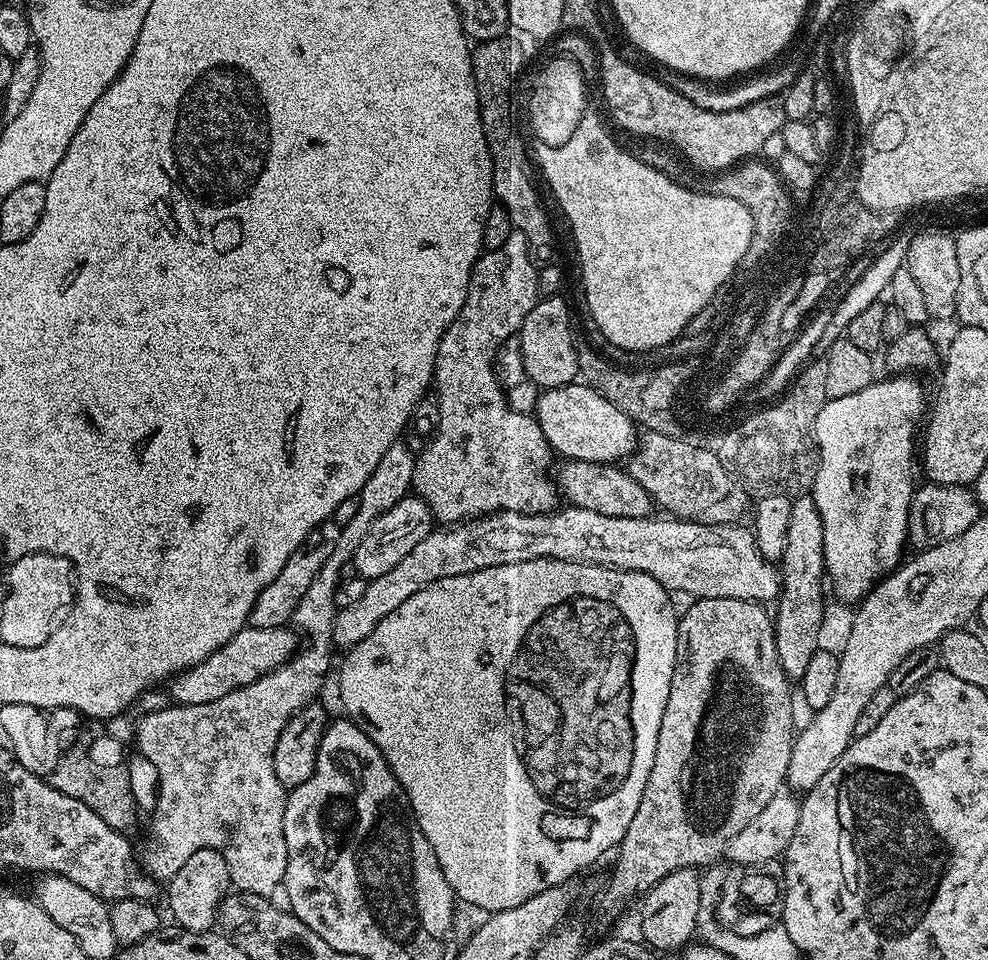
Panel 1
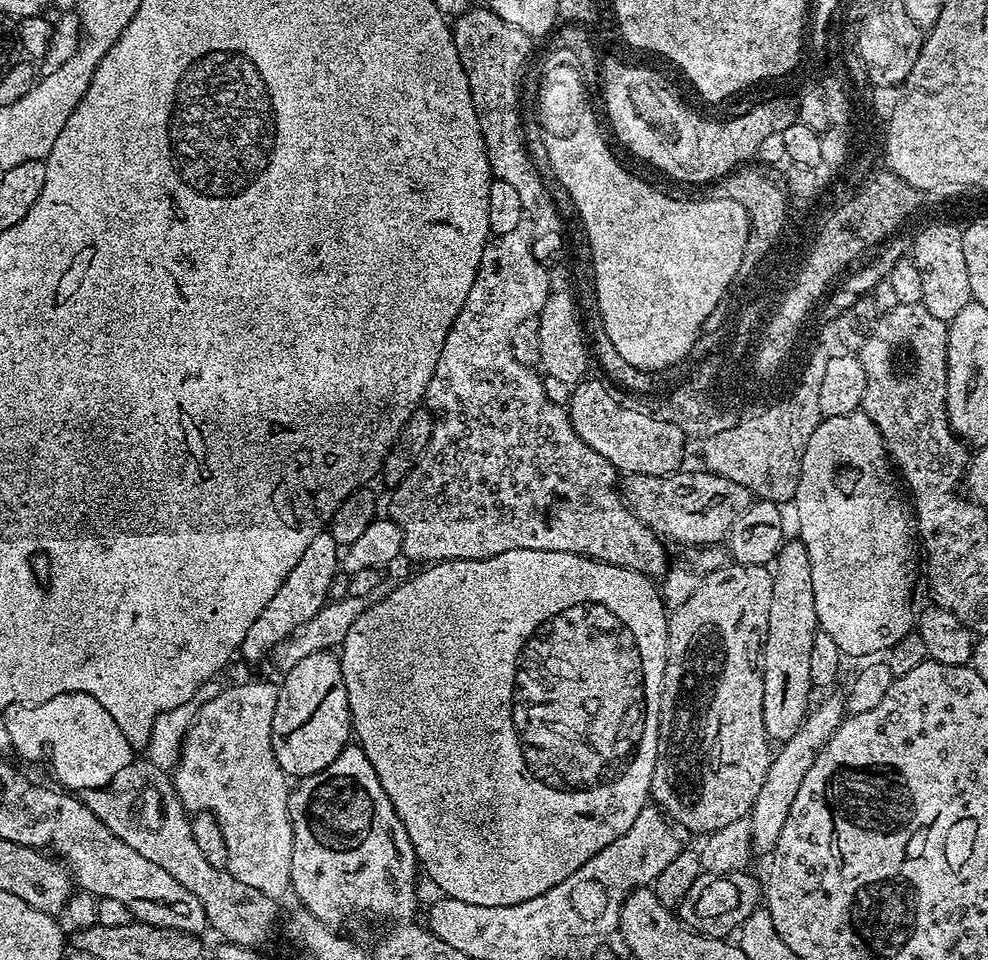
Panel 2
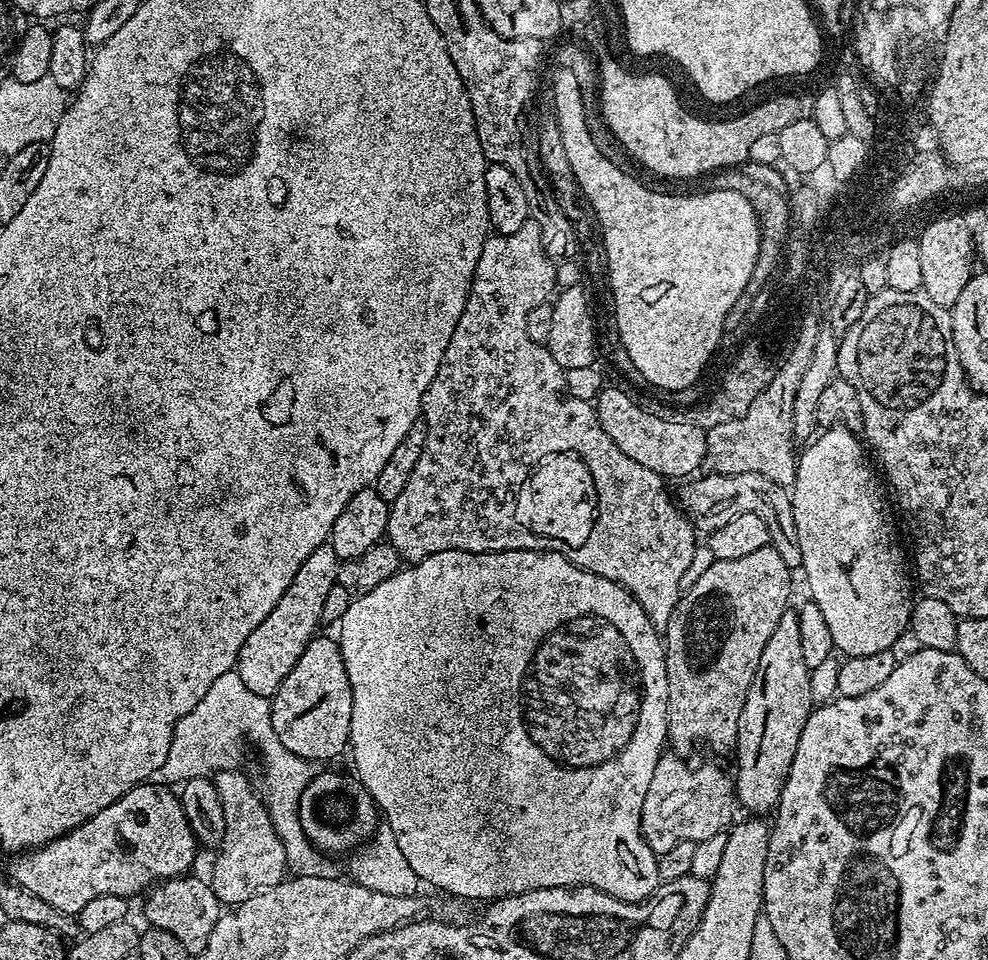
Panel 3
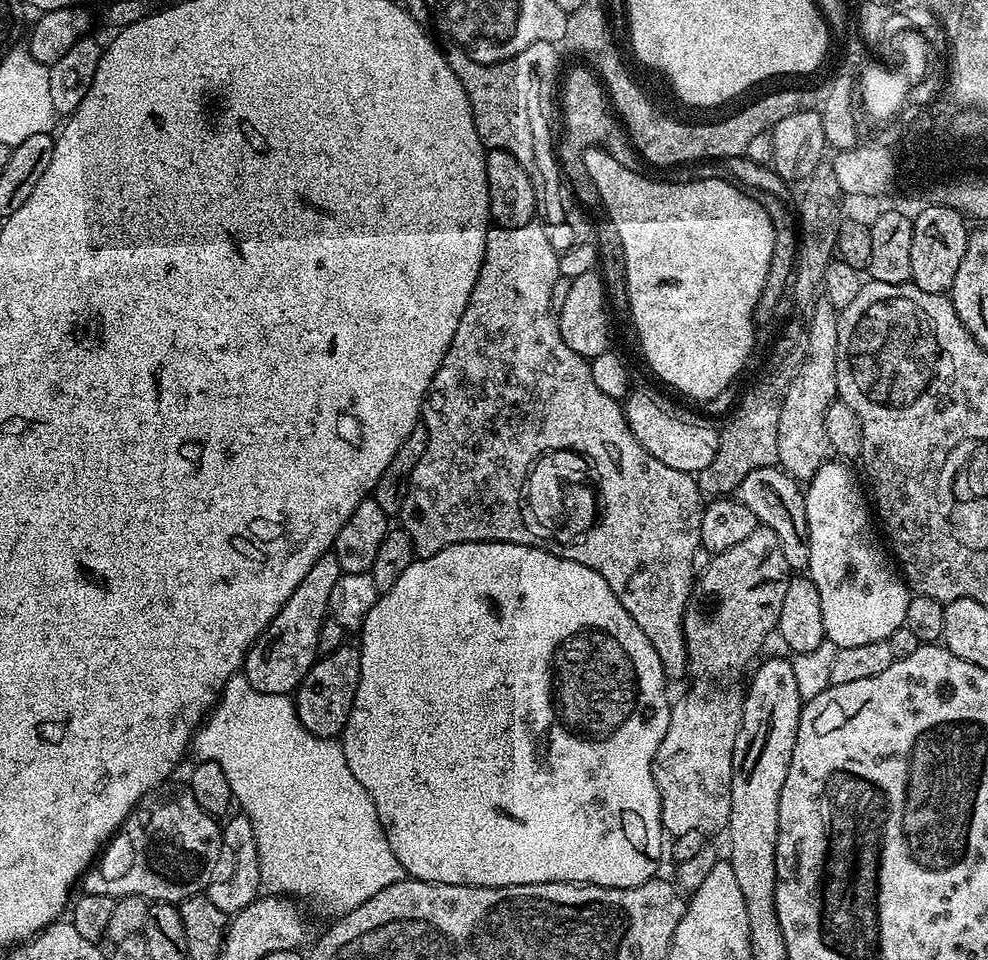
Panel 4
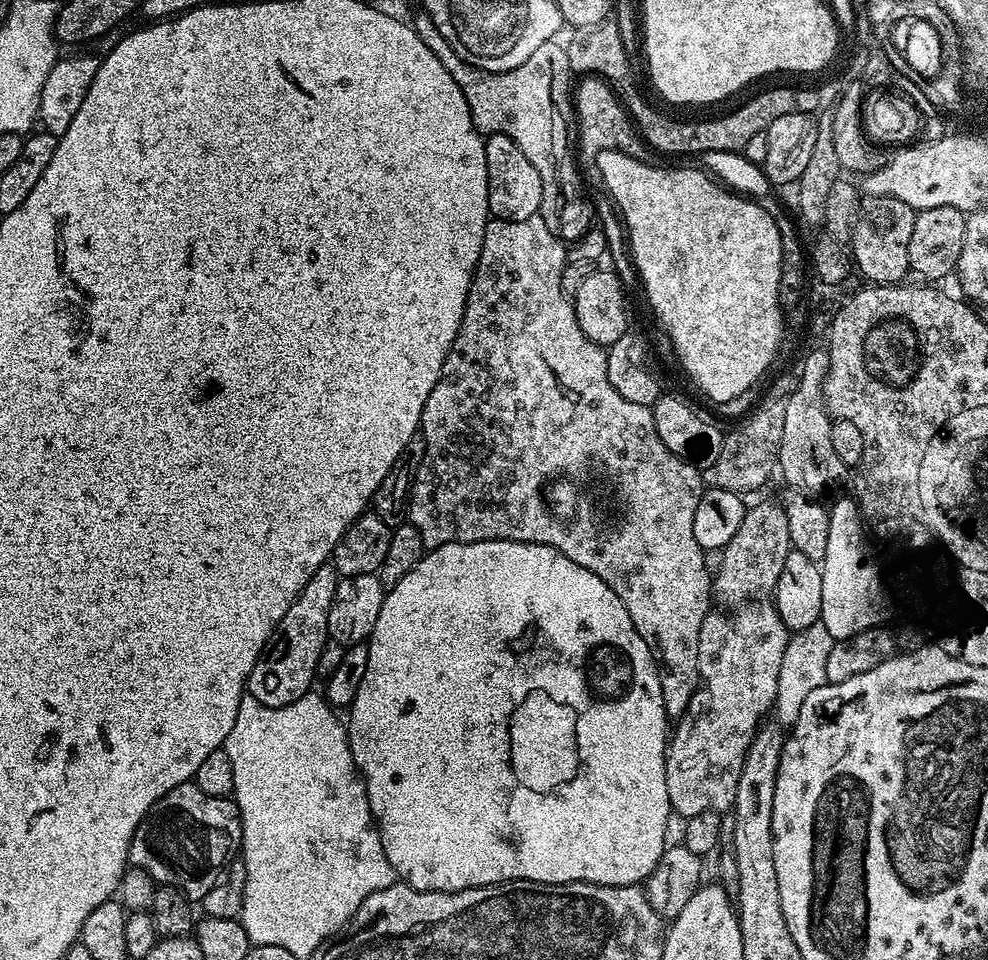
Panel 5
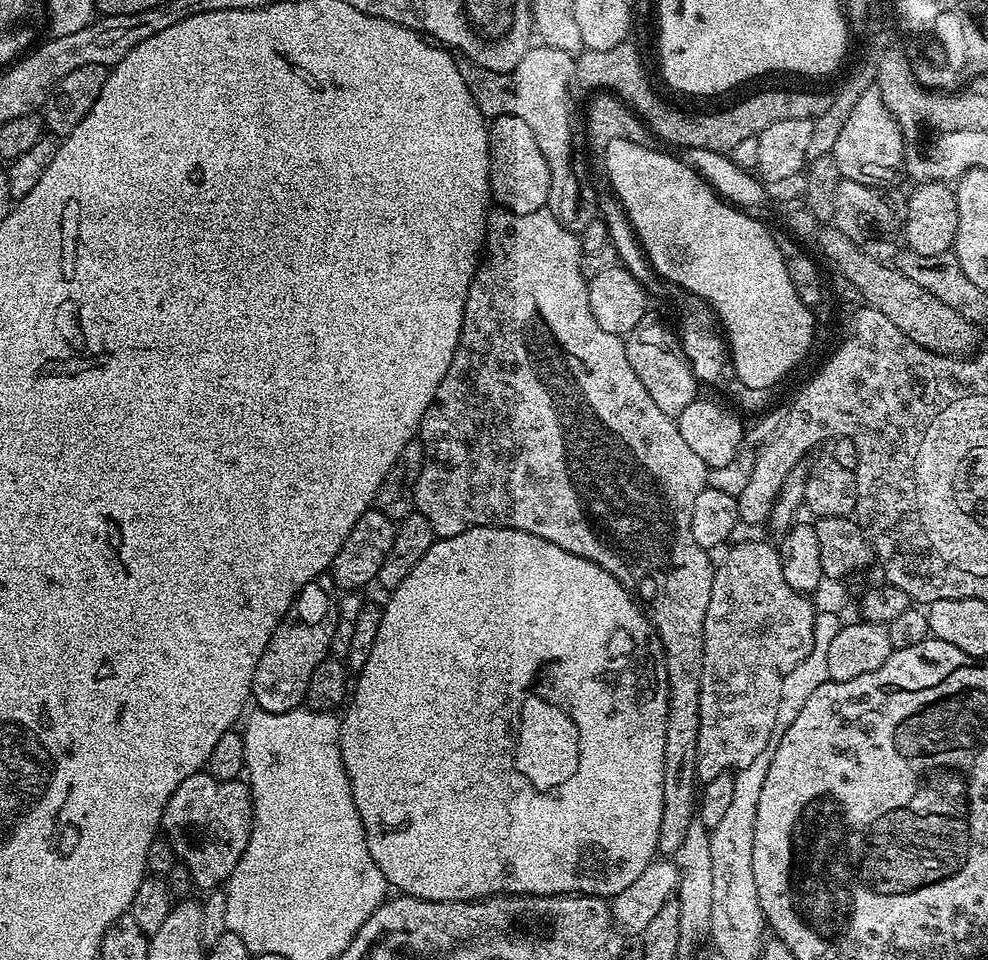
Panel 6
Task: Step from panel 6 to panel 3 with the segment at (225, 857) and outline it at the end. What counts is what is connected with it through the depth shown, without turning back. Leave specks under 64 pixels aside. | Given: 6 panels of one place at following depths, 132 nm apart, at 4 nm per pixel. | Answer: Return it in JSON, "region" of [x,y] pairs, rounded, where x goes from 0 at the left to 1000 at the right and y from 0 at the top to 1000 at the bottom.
{"region":[[[147,815],[139,821],[133,821],[123,831],[107,840],[107,844],[99,844],[99,848],[83,856],[74,867],[29,886],[23,894],[13,895],[16,896],[12,900],[11,916],[14,921],[43,935],[57,948],[76,954],[83,948],[83,944],[87,944],[87,940],[103,931],[135,935],[141,929],[149,930],[167,917],[177,917],[180,913],[193,909],[200,886],[198,871],[184,844],[181,828],[173,820],[159,817]]]}

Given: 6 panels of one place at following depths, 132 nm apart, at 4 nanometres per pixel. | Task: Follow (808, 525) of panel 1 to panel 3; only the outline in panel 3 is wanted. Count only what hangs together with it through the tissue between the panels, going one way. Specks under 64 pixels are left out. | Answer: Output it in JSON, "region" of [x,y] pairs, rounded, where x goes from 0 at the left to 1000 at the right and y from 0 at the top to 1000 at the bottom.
{"region":[[[799,635],[791,640],[783,660],[779,660],[779,669],[775,669],[775,677],[771,677],[763,710],[759,710],[759,723],[755,723],[755,735],[751,735],[751,748],[747,748],[743,780],[743,820],[748,841],[757,845],[754,847],[777,848],[789,836],[791,819],[800,806],[804,785],[808,781],[808,769],[812,769],[812,756],[816,756],[816,748],[824,736],[820,723],[820,706],[820,697],[812,686],[812,659],[808,656],[808,644],[805,636]]]}

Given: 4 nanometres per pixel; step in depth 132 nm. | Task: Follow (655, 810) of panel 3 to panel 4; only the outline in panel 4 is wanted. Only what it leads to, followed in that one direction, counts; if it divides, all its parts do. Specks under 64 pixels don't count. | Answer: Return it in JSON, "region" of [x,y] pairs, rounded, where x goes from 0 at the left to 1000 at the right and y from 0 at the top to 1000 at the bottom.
{"region":[[[704,717],[696,721],[688,730],[678,736],[678,752],[674,756],[674,765],[670,765],[670,773],[662,785],[660,805],[664,822],[668,828],[668,855],[672,857],[672,866],[683,873],[695,869],[697,865],[706,865],[720,869],[736,864],[739,852],[739,819],[741,818],[741,786],[743,773],[751,752],[750,722],[724,721],[721,717]]]}

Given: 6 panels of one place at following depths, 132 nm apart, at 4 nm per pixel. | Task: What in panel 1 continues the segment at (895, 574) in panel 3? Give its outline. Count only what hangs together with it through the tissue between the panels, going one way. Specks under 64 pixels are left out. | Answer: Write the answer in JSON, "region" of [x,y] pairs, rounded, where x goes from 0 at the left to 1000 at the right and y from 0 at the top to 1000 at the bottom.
{"region":[[[911,390],[904,394],[899,394],[903,396],[891,396],[888,395],[881,402],[877,402],[877,406],[868,406],[868,410],[856,410],[856,415],[839,415],[835,417],[832,427],[828,431],[826,436],[826,465],[828,468],[828,478],[826,480],[826,497],[822,503],[820,509],[820,516],[822,522],[828,527],[828,535],[832,540],[832,565],[834,566],[834,591],[836,593],[837,603],[840,605],[842,603],[842,613],[851,621],[854,625],[863,625],[863,627],[869,626],[871,622],[878,618],[879,614],[883,611],[884,608],[888,607],[896,598],[904,595],[912,586],[913,580],[916,578],[915,571],[917,572],[917,564],[919,561],[919,532],[923,526],[923,515],[925,511],[925,503],[923,504],[923,457],[927,454],[927,436],[931,433],[931,406],[927,399],[923,398],[920,391]]]}

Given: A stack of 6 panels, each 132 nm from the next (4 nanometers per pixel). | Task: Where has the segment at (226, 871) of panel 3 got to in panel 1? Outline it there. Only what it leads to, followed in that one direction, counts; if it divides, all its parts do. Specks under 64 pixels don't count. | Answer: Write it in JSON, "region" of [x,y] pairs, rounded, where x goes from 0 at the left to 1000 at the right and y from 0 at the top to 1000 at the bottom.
{"region":[[[402,460],[391,469],[391,473],[387,473],[387,477],[383,477],[383,485],[379,485],[379,494],[374,494],[374,498],[370,498],[370,506],[366,506],[363,517],[359,518],[362,523],[362,531],[358,531],[358,536],[354,539],[354,544],[344,547],[344,555],[342,556],[342,565],[338,565],[338,574],[334,577],[334,581],[330,581],[326,594],[322,594],[322,598],[314,606],[314,611],[310,614],[310,619],[306,619],[304,630],[298,635],[295,649],[299,651],[305,659],[309,658],[313,663],[312,675],[305,674],[300,682],[295,688],[289,689],[285,694],[281,694],[273,702],[269,702],[265,706],[261,706],[257,710],[253,710],[253,715],[245,715],[241,719],[237,719],[233,723],[228,723],[226,727],[217,727],[217,731],[209,731],[207,733],[184,733],[181,735],[173,735],[174,738],[162,738],[159,742],[154,742],[151,746],[146,746],[142,750],[142,755],[138,758],[138,775],[141,786],[148,789],[153,796],[158,800],[158,810],[160,814],[160,824],[156,829],[156,839],[158,838],[158,847],[154,850],[154,883],[155,888],[150,888],[146,892],[145,899],[150,899],[149,907],[157,910],[159,914],[166,913],[170,908],[170,888],[183,888],[189,890],[196,885],[204,885],[205,883],[216,883],[227,890],[229,894],[229,902],[233,906],[233,915],[235,921],[242,928],[252,929],[253,931],[261,931],[262,933],[274,934],[275,928],[282,926],[287,919],[289,910],[289,898],[291,891],[289,890],[289,869],[287,868],[287,835],[289,832],[289,822],[283,817],[281,808],[278,806],[277,785],[278,777],[282,771],[282,766],[285,765],[286,758],[297,745],[304,742],[306,738],[313,734],[320,720],[324,717],[324,711],[328,708],[328,703],[332,700],[332,671],[337,670],[336,665],[336,647],[341,640],[340,631],[340,613],[343,610],[346,601],[349,599],[348,591],[357,586],[359,573],[366,566],[366,560],[369,560],[371,554],[376,550],[376,546],[383,539],[395,531],[400,524],[407,520],[417,507],[417,495],[421,489],[421,475],[419,471],[409,464],[409,460]]]}

